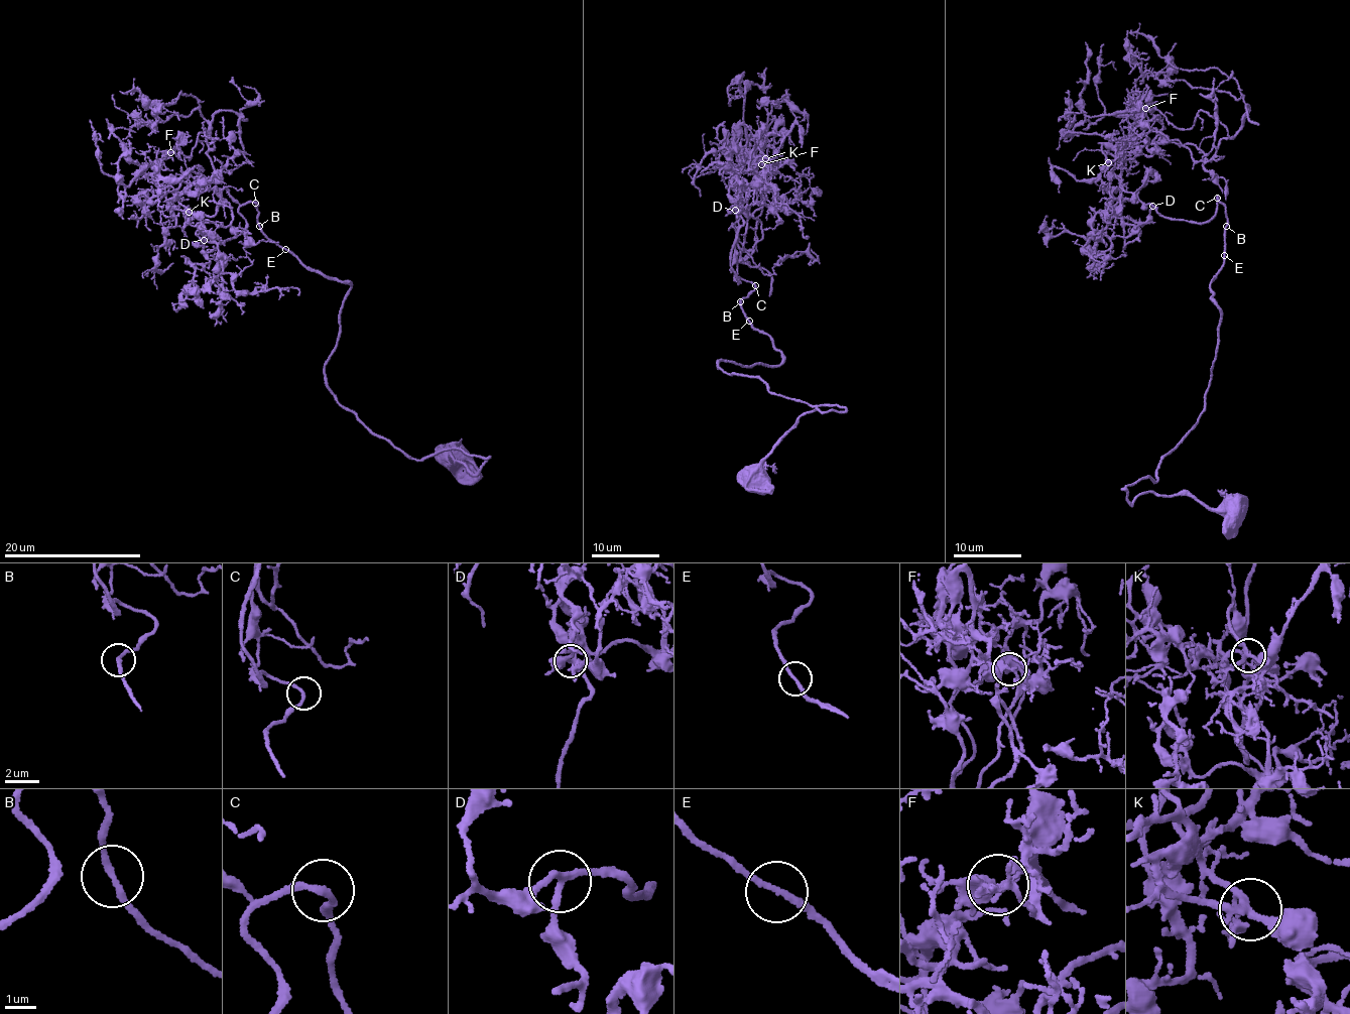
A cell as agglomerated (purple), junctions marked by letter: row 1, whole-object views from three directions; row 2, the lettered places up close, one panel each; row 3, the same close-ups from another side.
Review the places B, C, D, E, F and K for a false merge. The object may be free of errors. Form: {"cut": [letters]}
{"cut": []}

